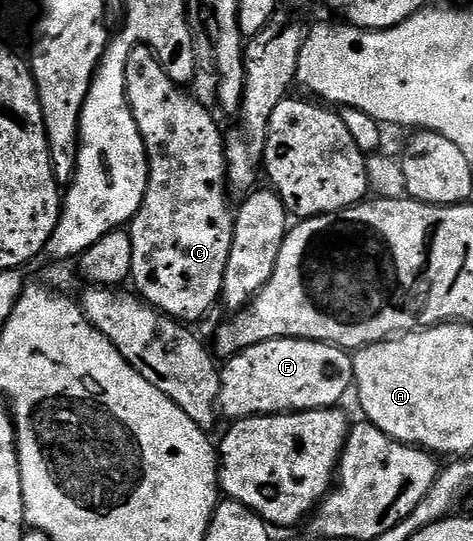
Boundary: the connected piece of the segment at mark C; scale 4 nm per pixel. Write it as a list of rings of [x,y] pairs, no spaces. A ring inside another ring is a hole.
[[[145,44],[133,46],[124,68],[124,80],[126,81],[126,99],[130,105],[132,116],[136,120],[136,128],[140,128],[140,136],[146,145],[146,159],[150,165],[150,175],[148,176],[148,188],[144,192],[142,206],[136,212],[134,221],[129,223],[128,233],[132,240],[132,272],[130,278],[134,282],[133,289],[155,310],[170,315],[171,318],[183,324],[195,324],[214,305],[219,305],[222,297],[222,281],[224,272],[228,268],[228,256],[232,252],[232,240],[234,239],[234,216],[235,211],[230,210],[230,198],[228,193],[226,175],[226,143],[224,141],[224,130],[218,127],[218,122],[193,98],[190,94],[185,94],[183,87],[172,80],[169,69],[158,58],[157,54]]]

